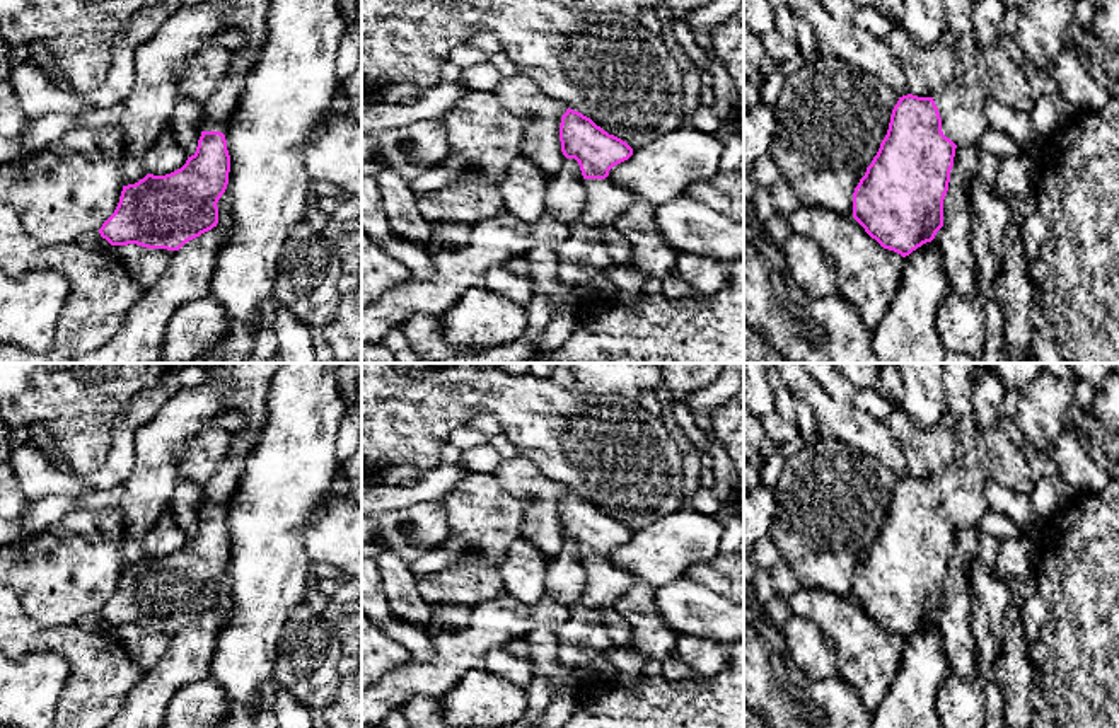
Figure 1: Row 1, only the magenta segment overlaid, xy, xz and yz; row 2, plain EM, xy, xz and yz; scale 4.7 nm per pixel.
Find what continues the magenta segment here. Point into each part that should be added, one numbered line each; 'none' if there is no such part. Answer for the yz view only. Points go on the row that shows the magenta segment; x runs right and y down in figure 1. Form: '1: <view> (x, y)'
1: yz (961, 104)

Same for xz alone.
1: xz (606, 202)

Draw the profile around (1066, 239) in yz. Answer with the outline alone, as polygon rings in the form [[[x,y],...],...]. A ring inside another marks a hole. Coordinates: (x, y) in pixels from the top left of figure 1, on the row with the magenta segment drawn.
[[[1119,95],[1046,138],[1035,162],[1037,208],[1020,223],[1034,285],[1030,363],[1119,363]]]

